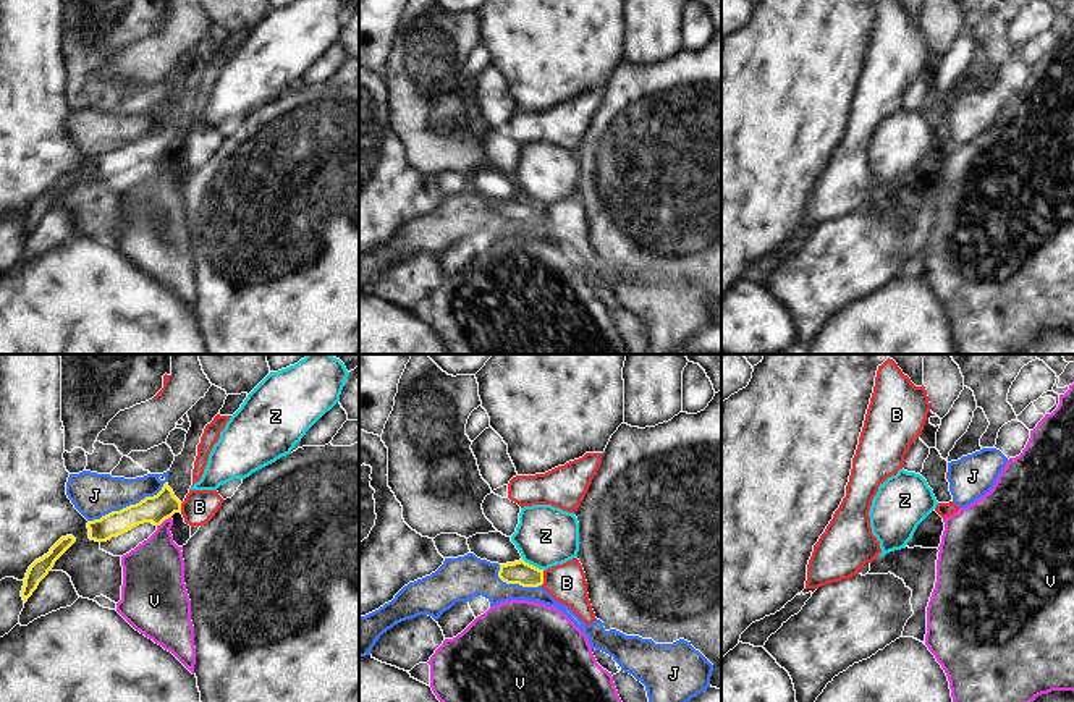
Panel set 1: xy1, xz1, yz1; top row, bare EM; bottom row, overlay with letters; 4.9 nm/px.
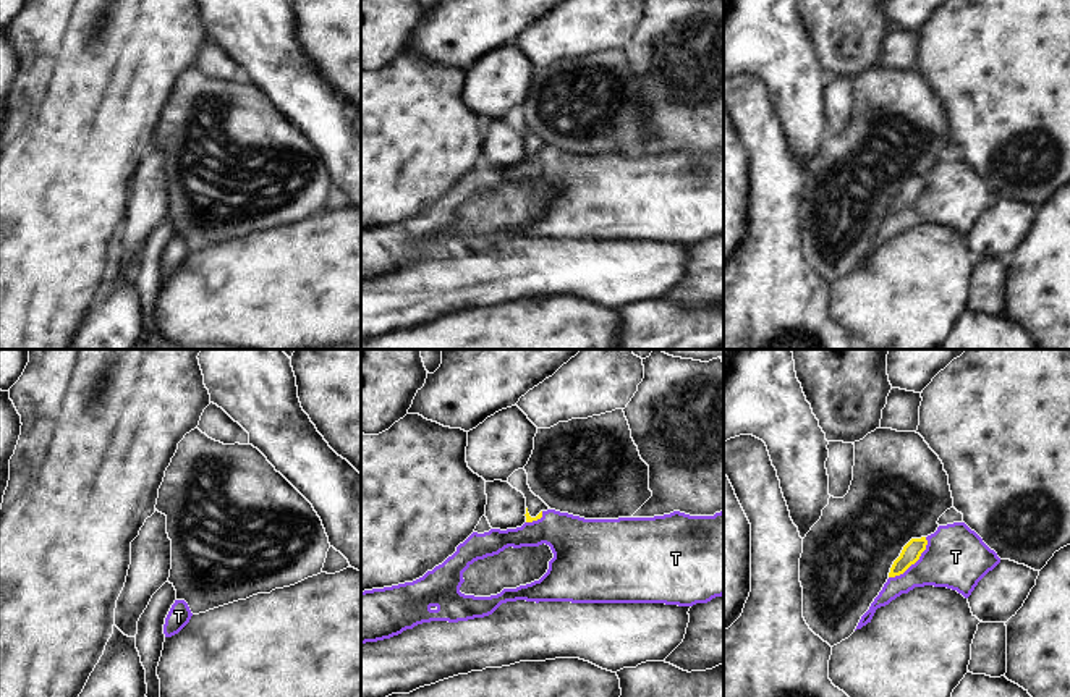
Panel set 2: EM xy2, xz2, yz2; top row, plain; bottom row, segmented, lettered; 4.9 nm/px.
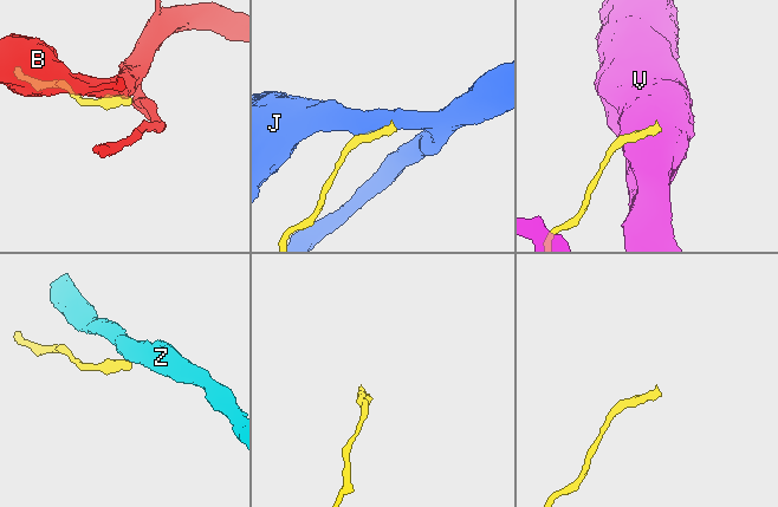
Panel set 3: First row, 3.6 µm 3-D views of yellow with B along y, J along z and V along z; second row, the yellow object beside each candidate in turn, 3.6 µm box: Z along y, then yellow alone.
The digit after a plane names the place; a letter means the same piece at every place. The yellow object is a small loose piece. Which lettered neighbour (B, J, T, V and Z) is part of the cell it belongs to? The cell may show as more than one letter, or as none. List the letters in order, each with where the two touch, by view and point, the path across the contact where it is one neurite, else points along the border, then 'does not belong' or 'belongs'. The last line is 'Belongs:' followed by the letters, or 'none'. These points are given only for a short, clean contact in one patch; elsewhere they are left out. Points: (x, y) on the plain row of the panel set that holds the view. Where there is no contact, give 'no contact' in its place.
B: meets yellow in xz1 at (542, 215); border along xz1 (544, 209), (541, 222); does not belong
J: meets yellow in xy1 at (130, 143); does not belong
T: meets yellow in yz2 at (913, 201); does not belong
V: meets yellow in xy1 at (164, 157); border along xy1 (170, 154), (157, 164); does not belong
Z: meets yellow in xz1 at (534, 204); border along xz1 (523, 196), (544, 207); does not belong
Belongs: none

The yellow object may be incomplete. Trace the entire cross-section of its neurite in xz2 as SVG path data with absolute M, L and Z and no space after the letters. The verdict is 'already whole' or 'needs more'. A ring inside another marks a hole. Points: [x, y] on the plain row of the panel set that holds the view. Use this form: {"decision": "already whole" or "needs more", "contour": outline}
{"decision": "needs more", "contour": "M524 107L515 108L508 118L513 126L521 129L526 136L526 160L533 160L542 155L542 150L550 147L539 134L536 134L528 123L528 112Z"}

